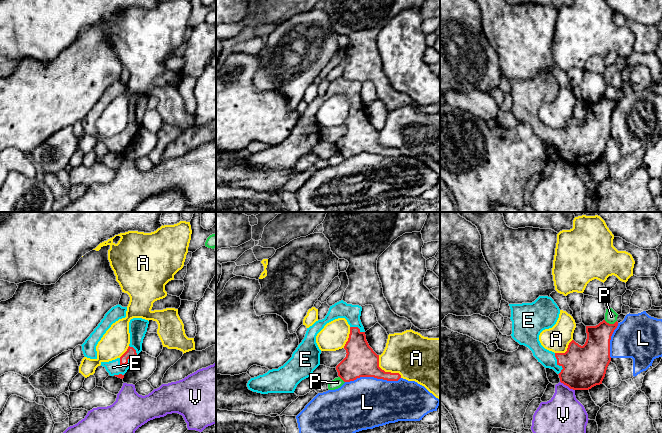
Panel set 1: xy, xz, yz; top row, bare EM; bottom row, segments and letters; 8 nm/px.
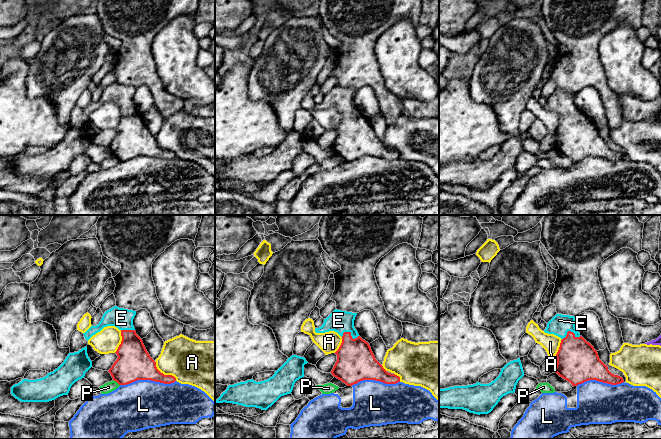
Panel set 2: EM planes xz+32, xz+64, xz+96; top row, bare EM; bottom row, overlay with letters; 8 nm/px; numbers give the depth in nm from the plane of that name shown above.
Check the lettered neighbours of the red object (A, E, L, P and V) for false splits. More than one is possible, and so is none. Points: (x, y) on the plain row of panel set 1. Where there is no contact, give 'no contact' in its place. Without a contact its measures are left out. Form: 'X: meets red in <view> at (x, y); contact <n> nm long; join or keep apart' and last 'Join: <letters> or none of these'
A: meets red in xz at (384, 147); contact 260 nm long; keep apart
E: meets red in xy at (127, 138); contact 140 nm long; join
L: meets red in xz at (372, 152); contact 440 nm long; keep apart
P: meets red in yz at (610, 100); contact 100 nm long; keep apart
V: meets red in yz at (567, 161); contact 140 nm long; keep apart
Join: E

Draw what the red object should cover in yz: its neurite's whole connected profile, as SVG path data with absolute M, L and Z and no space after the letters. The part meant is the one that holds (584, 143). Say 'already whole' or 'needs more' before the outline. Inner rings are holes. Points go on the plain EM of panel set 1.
needs more; M539 72L532 79L509 80L511 85L512 114L520 121L528 123L533 132L545 144L553 145L560 154L560 158L573 166L589 166L596 161L602 160L607 143L611 137L610 116L614 106L618 102L616 97L609 100L605 96L596 102L586 102L587 115L583 122L572 116L565 129L554 129L545 125L539 111L545 106L552 104L560 90L560 85L554 76L548 72Z

